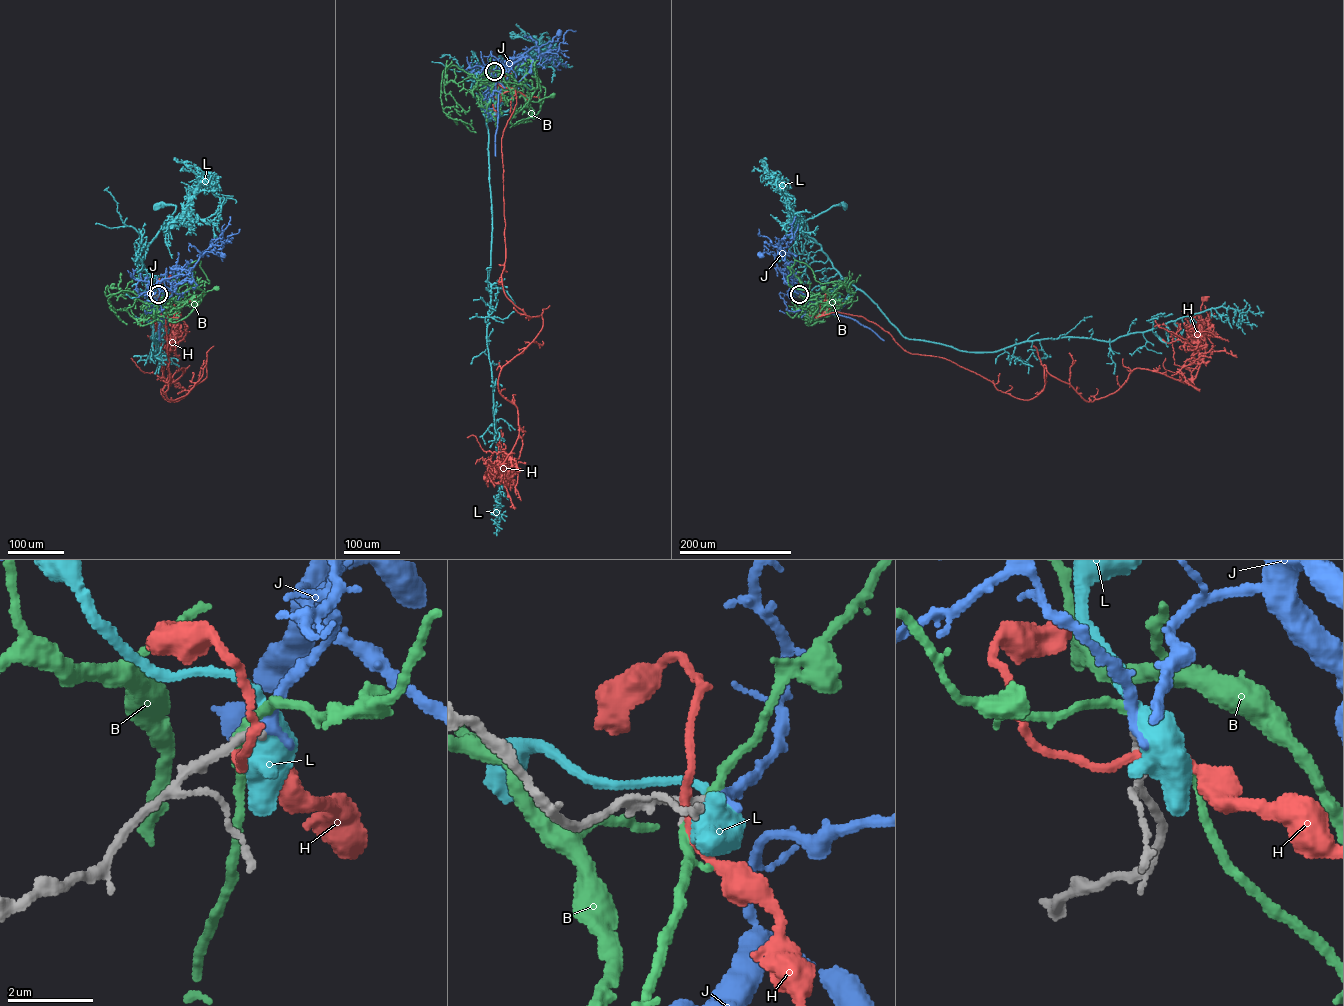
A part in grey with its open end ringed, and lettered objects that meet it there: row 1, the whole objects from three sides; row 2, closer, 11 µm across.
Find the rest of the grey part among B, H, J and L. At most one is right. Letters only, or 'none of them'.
J

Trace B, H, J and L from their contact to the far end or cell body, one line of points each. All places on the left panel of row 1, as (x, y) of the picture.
B: (157, 294), (158, 302), (175, 298), (176, 301), (184, 302), (217, 288)
H: (157, 294), (180, 313), (167, 397), (206, 365), (177, 401), (149, 298)
J: (158, 294), (162, 280), (186, 274), (202, 254), (218, 252), (223, 255)
L: (157, 294), (151, 276), (142, 274), (134, 261), (140, 260), (159, 230), (173, 221), (175, 206), (157, 205)

